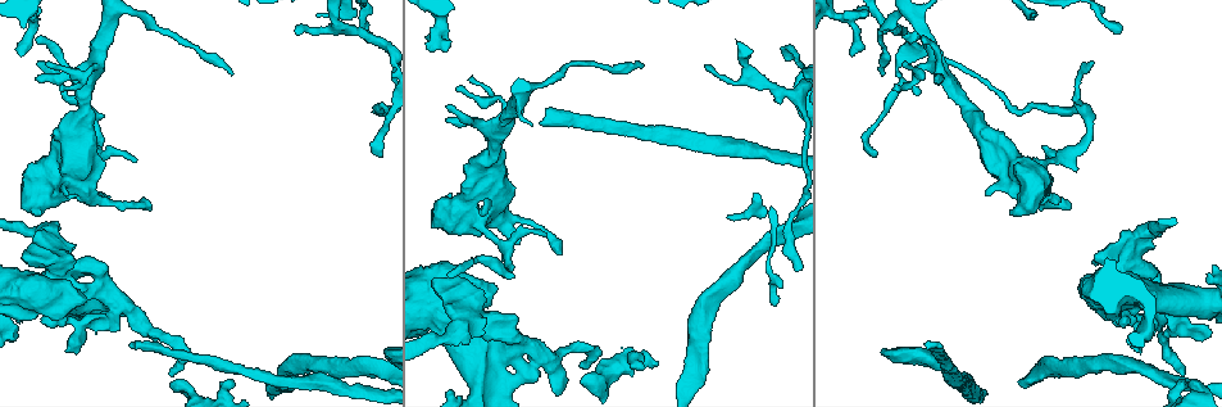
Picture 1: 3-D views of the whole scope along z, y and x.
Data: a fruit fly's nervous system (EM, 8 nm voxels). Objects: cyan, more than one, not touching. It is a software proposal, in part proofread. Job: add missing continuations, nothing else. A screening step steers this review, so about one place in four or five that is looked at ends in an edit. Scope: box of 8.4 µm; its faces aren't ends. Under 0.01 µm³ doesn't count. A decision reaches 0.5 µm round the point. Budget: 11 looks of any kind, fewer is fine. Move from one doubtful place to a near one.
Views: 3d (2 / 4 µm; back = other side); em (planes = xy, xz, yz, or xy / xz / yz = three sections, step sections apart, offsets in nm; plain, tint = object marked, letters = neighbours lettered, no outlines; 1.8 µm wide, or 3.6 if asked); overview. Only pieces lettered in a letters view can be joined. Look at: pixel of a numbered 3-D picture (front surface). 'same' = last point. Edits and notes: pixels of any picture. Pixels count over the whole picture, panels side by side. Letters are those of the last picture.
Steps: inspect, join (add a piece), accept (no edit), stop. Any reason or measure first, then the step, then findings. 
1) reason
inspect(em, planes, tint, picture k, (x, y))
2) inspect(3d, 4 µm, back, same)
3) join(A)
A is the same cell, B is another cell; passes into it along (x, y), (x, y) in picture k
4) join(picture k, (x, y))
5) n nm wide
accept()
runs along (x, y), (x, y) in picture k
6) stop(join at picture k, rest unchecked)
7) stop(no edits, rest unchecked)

abrupt turn
inspect(em, yz, step 8, plain, picture 1, (524, 348))

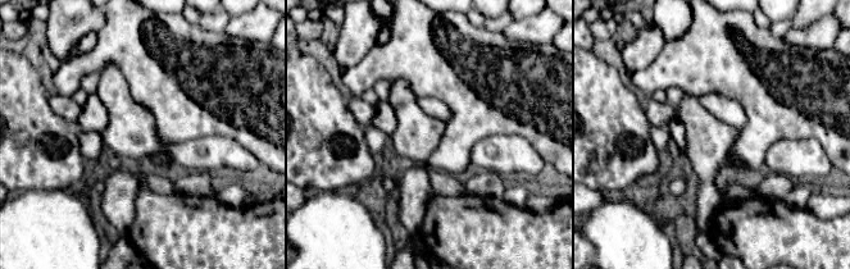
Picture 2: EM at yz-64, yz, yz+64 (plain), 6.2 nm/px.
what lies round it
inspect(em, yz, step 8, letters, same)

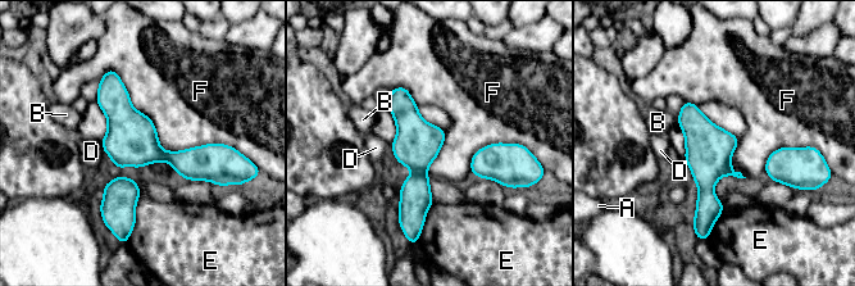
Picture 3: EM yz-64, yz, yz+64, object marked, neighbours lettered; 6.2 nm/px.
280 nm wide
accept()
A, B, D, E and F are other cells; border along (101, 76), (164, 150), (231, 146) in picture 3; no lettered piece goes on from it

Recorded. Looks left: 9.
inspect(em, planes, plain, picture 1, (465, 322))

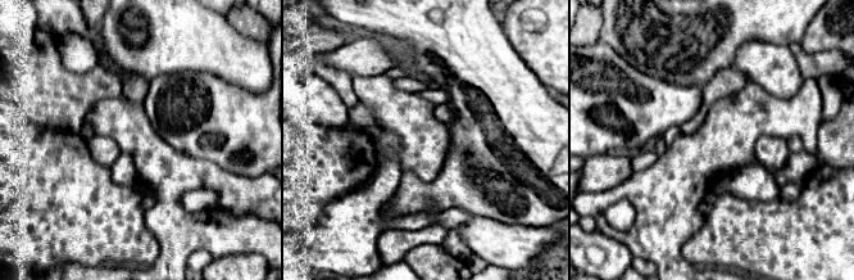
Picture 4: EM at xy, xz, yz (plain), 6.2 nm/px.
inspect(em, planes, letters, same)

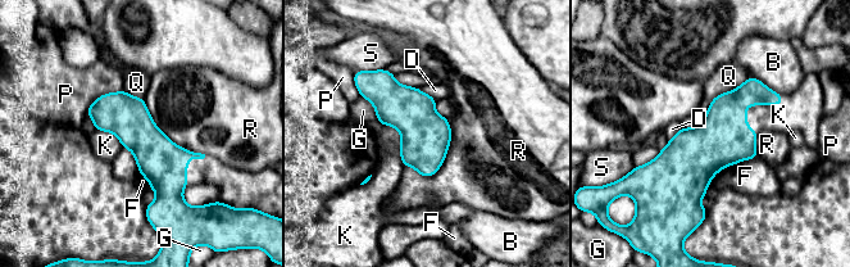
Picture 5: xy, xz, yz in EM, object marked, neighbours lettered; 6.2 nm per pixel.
280 nm wide
accept()
B, D, F, G, K, P, Q, R and S are other cells; border along (144, 98), (168, 137), (204, 154) in picture 5; none of them fits

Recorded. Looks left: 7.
free end
inspect(3d, 2 µm, back, picture 1, (130, 345))

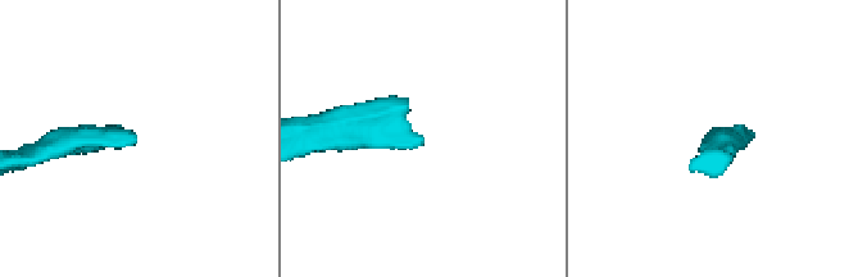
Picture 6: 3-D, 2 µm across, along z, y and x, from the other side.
inspect(em, xy, step 4, tint, picture 6, (420, 142))

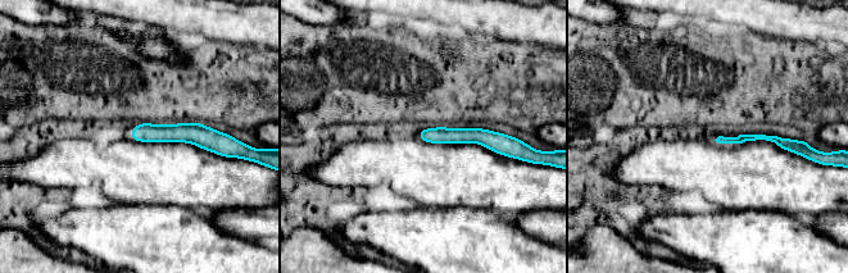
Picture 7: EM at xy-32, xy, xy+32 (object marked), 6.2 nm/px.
inspect(em, planes, letters, same)

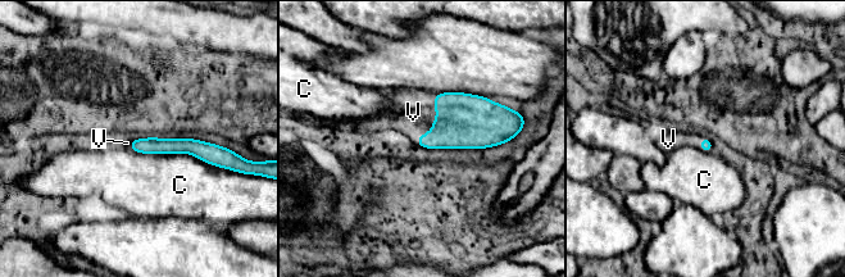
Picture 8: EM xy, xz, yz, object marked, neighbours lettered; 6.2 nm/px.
C touches over 600 nm
join(V)
V is the same cell, C is another cell; passes into it along (464, 121), (434, 122), (413, 112) in picture 8; it goes on there

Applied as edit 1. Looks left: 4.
free end
inspect(em, yz, step 8, letters, picture 1, (68, 193))

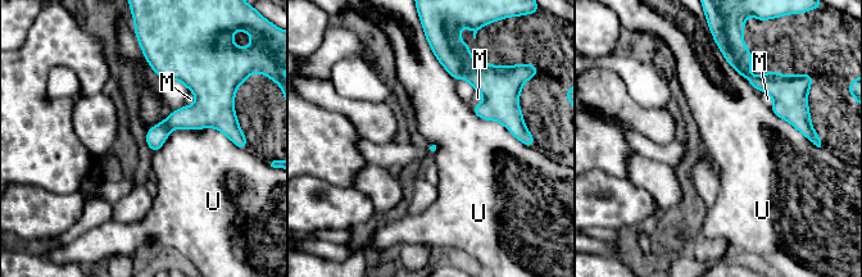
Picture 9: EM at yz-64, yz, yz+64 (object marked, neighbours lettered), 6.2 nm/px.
accept()
M and U are other cells; border along (232, 142), (173, 128), (154, 153) in picture 9; no lettered piece goes on from it

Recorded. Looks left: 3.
an open end
inspect(em, planes, letters, picture 1, (1120, 28))

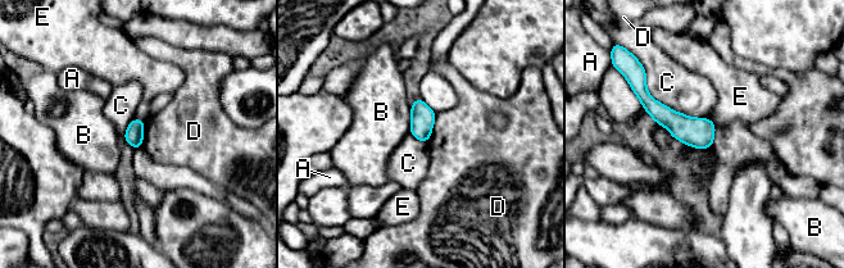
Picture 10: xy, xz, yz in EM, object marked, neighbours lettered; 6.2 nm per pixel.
accept()
A, B, C, D and E are other cells; border along (645, 72), (654, 99), (708, 118) in picture 10; none of them fits

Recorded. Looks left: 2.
stop(join at picture 8, rest unchecked)

